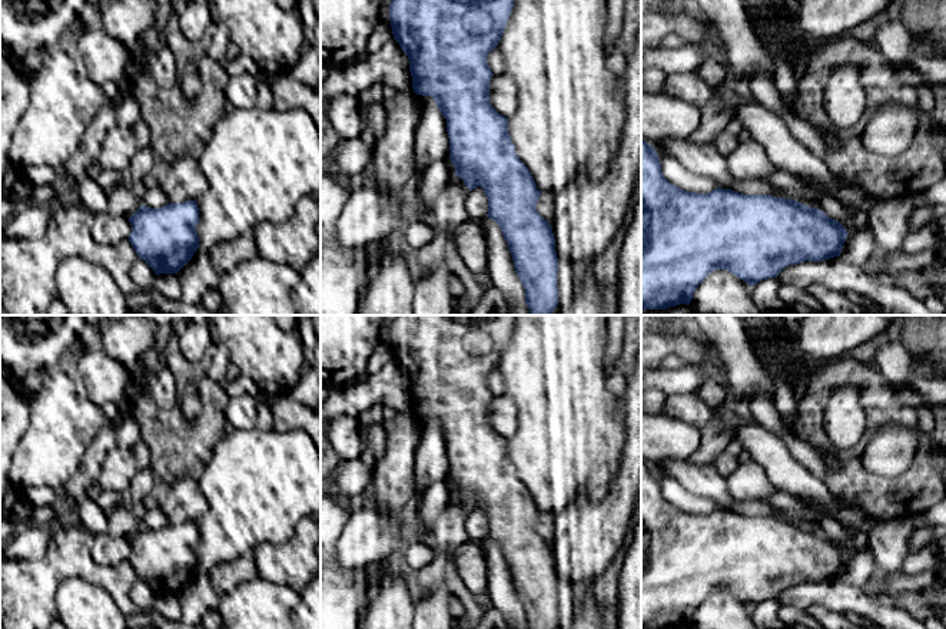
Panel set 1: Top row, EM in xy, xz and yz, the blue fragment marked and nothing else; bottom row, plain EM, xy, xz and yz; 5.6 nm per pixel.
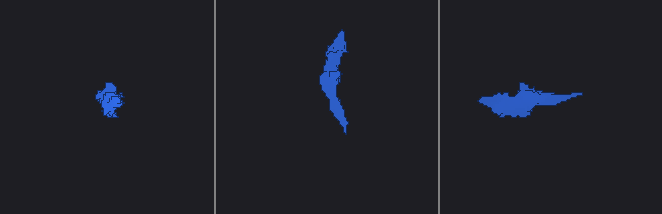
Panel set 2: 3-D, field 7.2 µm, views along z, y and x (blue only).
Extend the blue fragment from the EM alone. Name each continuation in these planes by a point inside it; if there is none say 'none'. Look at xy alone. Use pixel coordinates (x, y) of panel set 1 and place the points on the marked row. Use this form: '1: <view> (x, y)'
none

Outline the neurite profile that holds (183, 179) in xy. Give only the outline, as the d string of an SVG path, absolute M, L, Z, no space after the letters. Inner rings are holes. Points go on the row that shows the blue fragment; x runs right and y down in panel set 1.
M176 158L162 173L160 189L169 203L198 201L208 189L209 182L196 158Z

